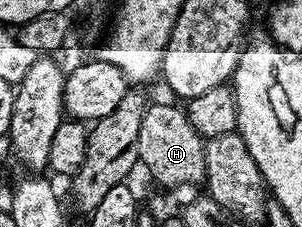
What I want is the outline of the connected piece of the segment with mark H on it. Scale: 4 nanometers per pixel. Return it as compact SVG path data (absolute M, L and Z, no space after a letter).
M148 103L145 114L141 118L141 134L137 137L139 147L139 164L147 167L147 172L163 188L187 188L190 184L202 185L206 181L205 174L205 140L193 130L186 111L182 107L174 108L171 104Z

